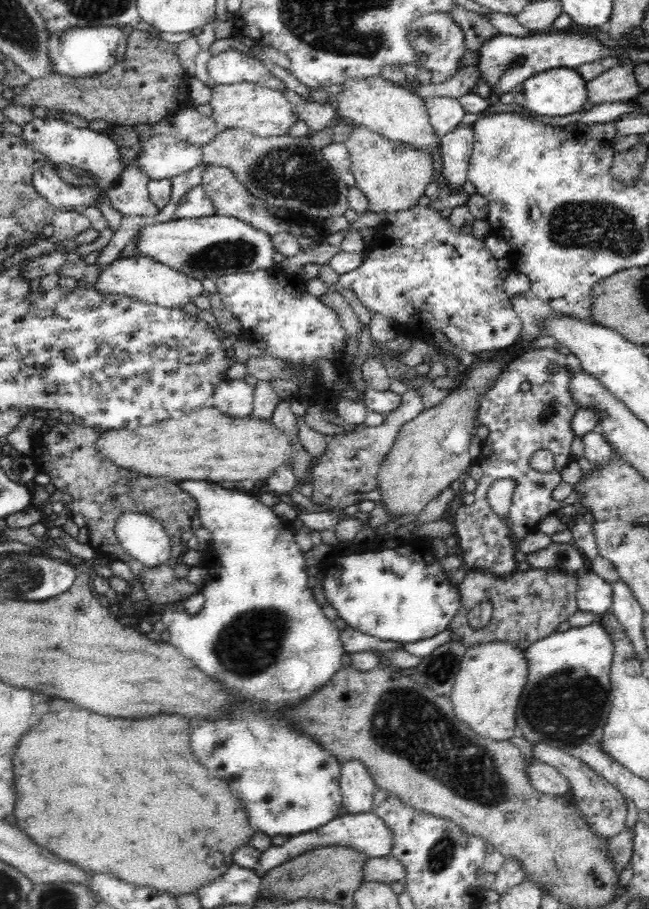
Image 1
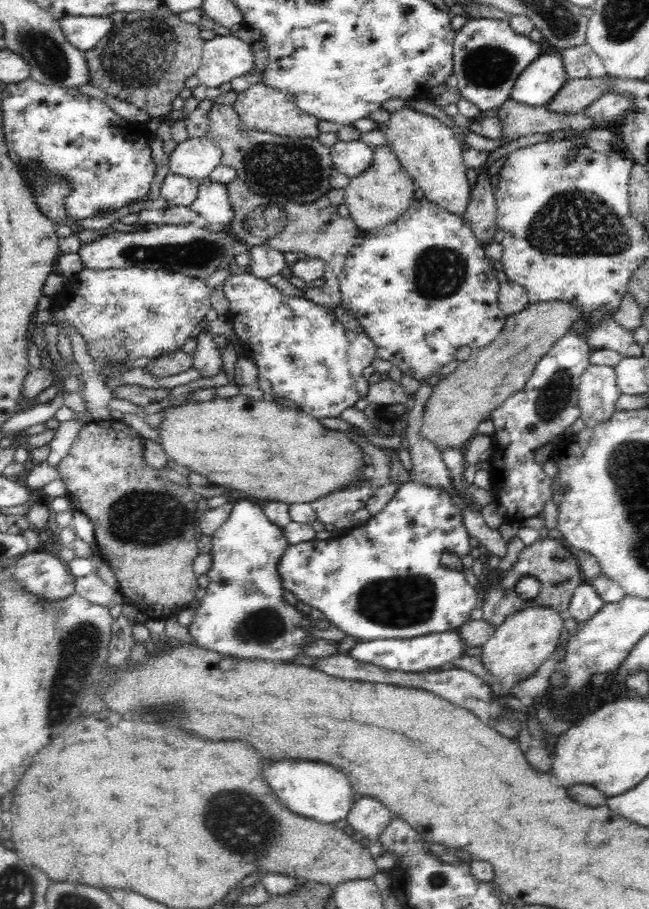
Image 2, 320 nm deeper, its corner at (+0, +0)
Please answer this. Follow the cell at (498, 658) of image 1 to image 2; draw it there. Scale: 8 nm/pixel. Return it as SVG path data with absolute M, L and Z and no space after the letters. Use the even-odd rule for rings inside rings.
M534 606L519 610L498 625L489 638L482 644L480 661L494 677L509 680L516 686L520 681L536 676L542 664L548 660L559 643L560 631L564 628L564 614L555 612L552 608Z

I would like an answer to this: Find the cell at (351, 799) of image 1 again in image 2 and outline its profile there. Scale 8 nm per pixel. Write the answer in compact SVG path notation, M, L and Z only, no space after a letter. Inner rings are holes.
M372 795L356 796L347 816L347 824L359 832L361 840L378 840L387 823L393 818L391 810Z

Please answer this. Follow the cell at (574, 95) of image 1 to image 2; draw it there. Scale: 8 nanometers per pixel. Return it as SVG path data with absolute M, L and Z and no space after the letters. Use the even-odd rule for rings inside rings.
M558 51L542 55L522 72L511 97L526 106L546 106L568 82L562 56Z

